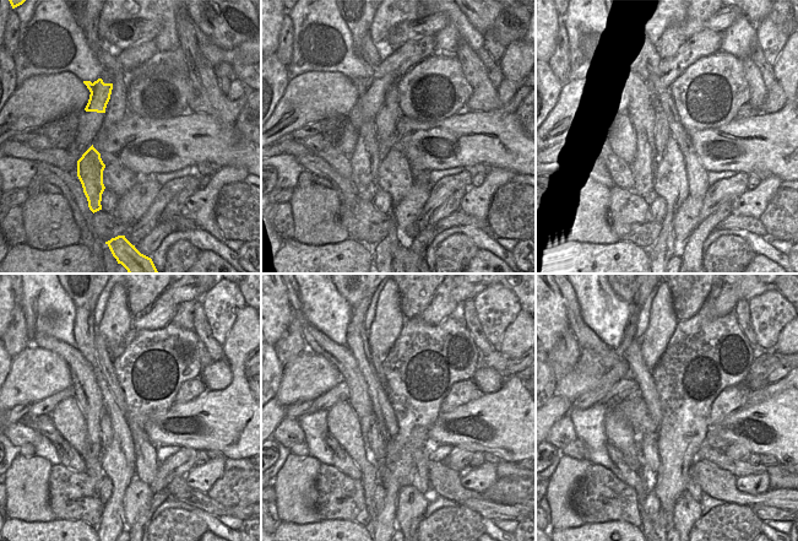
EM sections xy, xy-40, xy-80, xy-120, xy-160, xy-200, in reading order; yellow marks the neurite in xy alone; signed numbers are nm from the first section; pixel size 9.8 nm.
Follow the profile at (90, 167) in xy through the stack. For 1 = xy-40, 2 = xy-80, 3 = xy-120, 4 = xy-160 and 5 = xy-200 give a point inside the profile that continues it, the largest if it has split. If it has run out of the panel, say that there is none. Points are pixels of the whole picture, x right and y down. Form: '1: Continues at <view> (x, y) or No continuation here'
1: Continues at xy-40 (365, 161)
2: Continues at xy-80 (640, 91)
3: Continues at xy-120 (86, 390)
4: Continues at xy-160 (341, 357)
5: Continues at xy-200 (586, 337).

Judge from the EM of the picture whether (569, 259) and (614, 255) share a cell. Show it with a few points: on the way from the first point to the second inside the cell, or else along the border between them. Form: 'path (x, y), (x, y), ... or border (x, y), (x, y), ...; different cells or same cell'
path (580, 259), (603, 259); same cell

